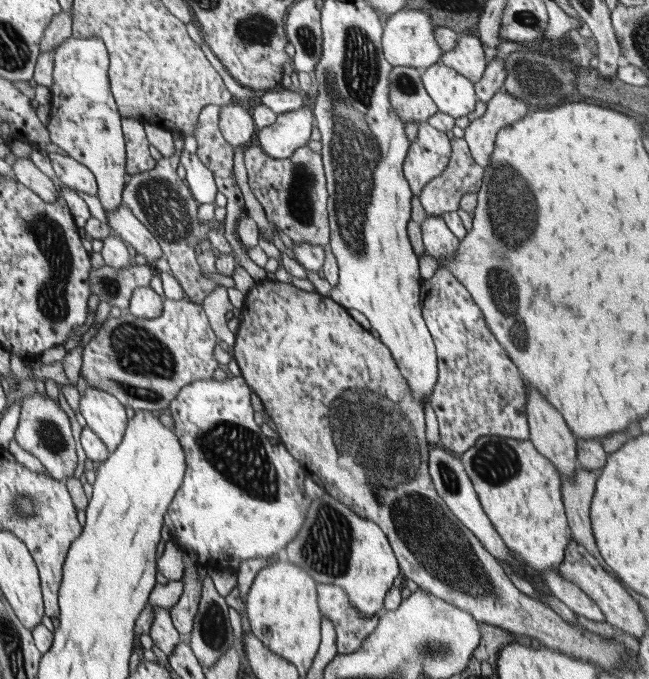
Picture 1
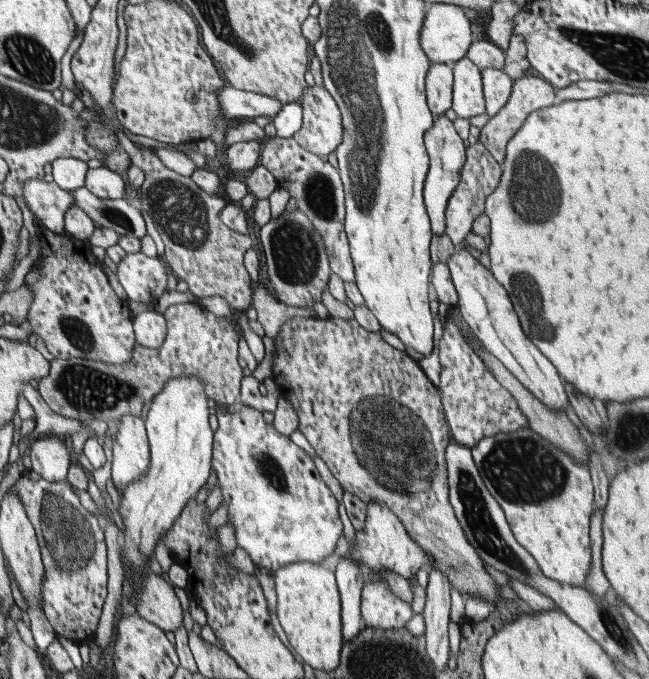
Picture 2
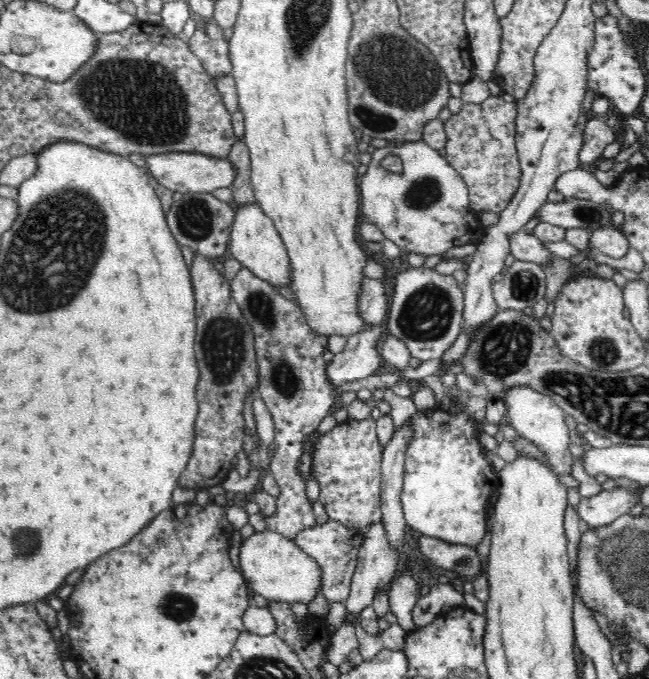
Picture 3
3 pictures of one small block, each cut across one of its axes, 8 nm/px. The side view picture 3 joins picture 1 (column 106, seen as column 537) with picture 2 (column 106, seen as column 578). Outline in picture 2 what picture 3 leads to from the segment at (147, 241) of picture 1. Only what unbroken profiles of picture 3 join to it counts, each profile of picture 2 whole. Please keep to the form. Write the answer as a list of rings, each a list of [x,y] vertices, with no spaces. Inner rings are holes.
[[[86,187],[77,188],[71,193],[73,204],[81,208],[93,220],[97,227],[110,228],[118,233],[118,235],[126,236],[132,234],[132,236],[139,239],[147,235],[145,220],[136,203],[126,199],[117,198],[116,200],[112,200],[97,197]]]

